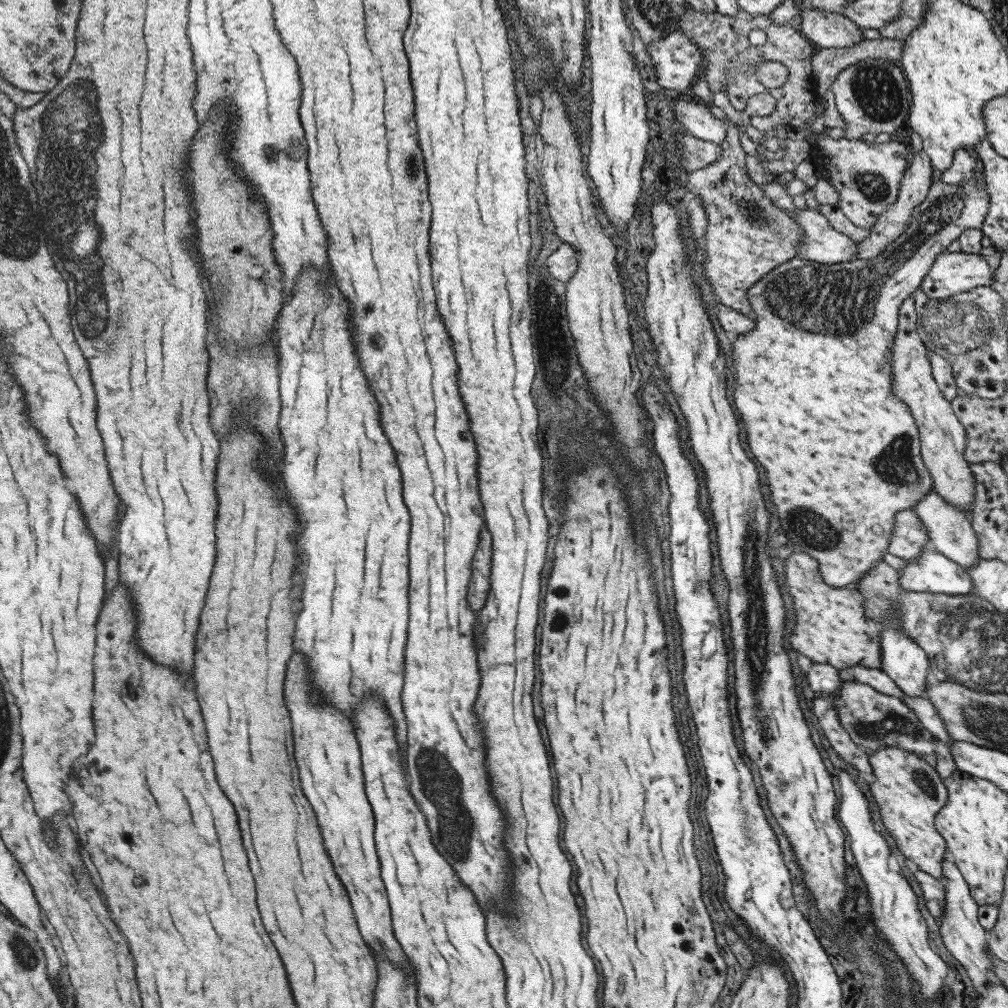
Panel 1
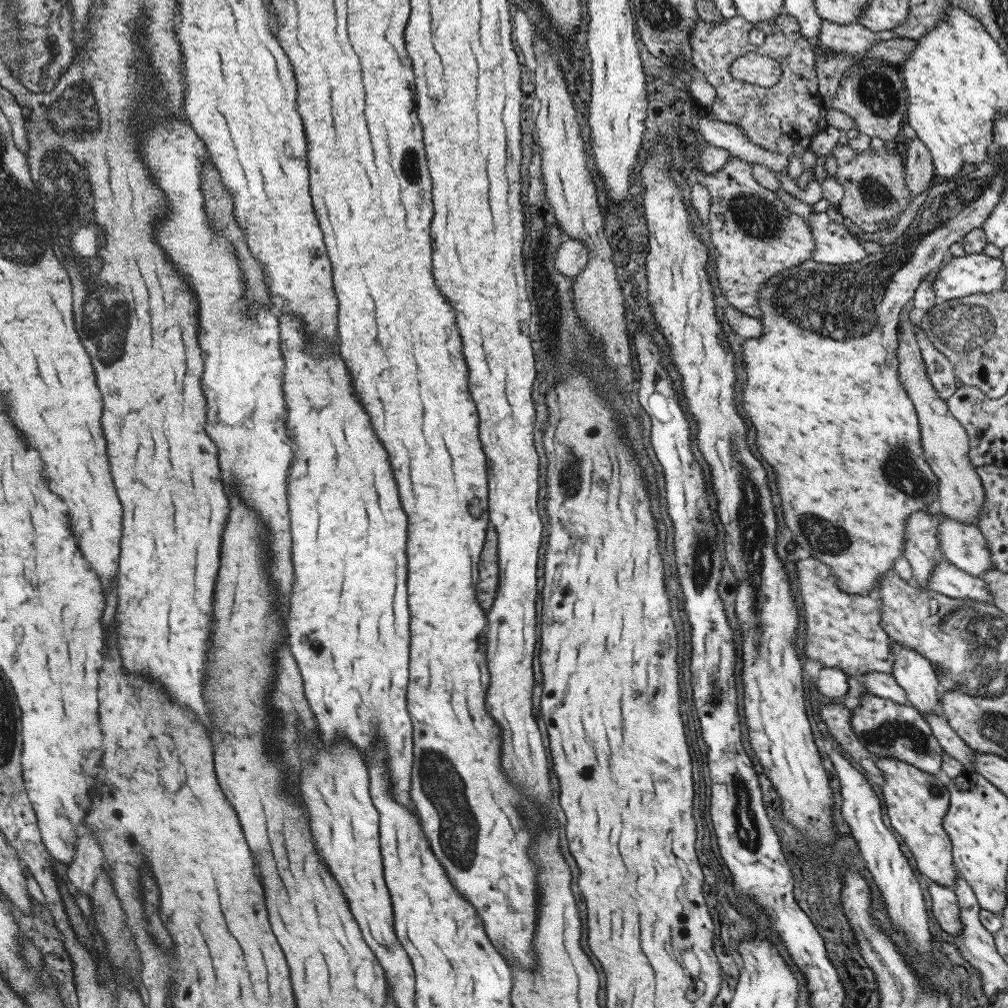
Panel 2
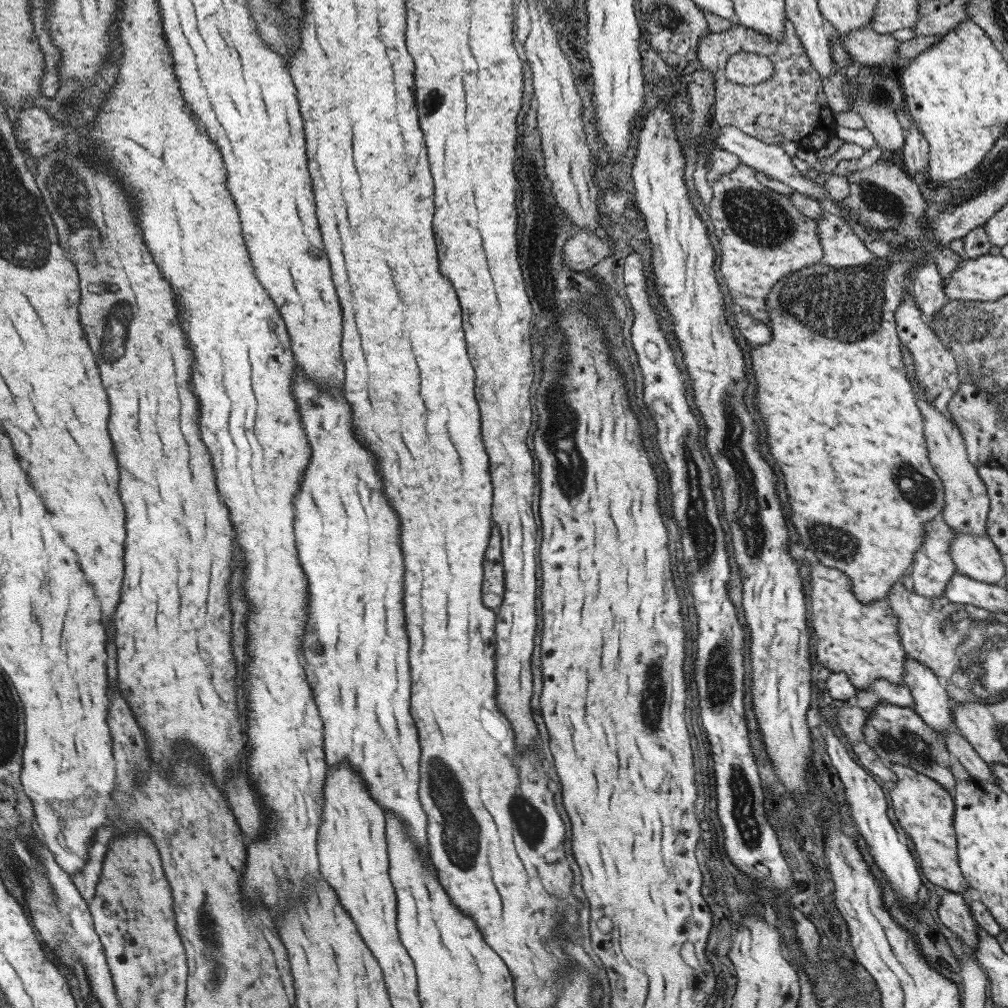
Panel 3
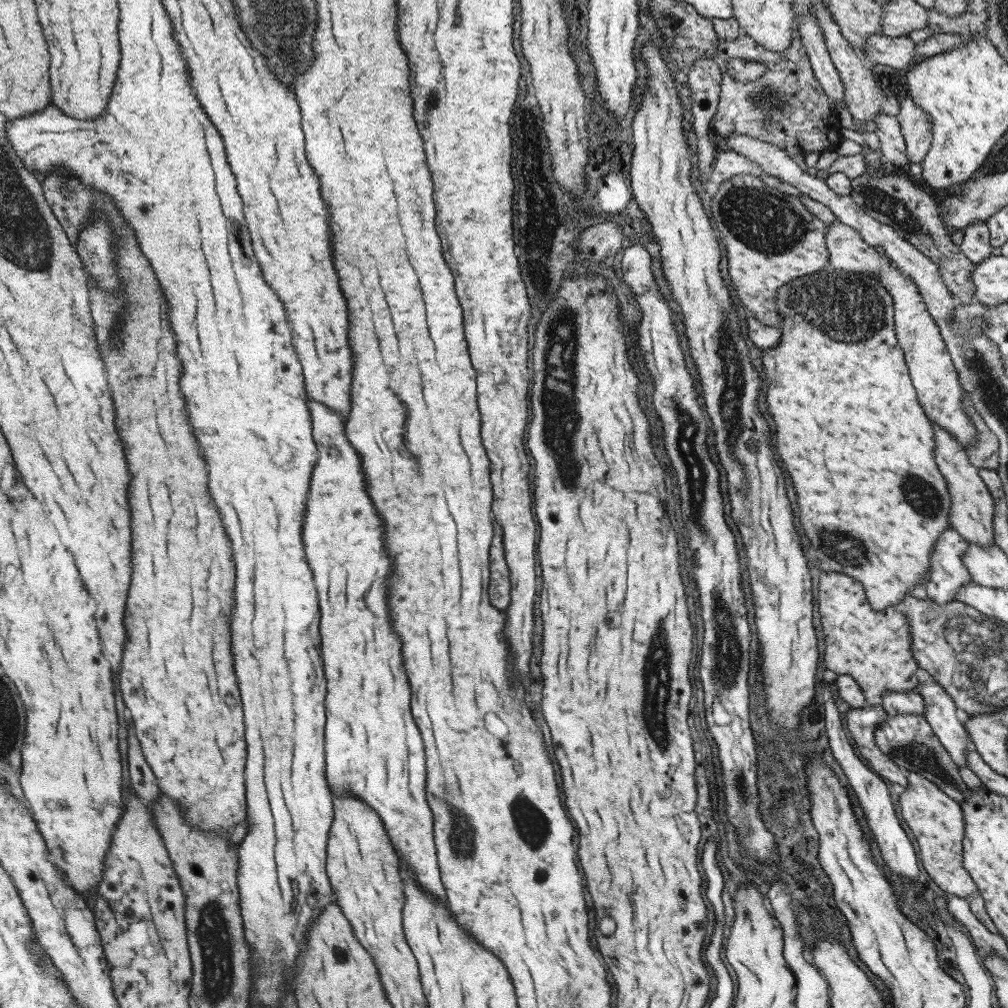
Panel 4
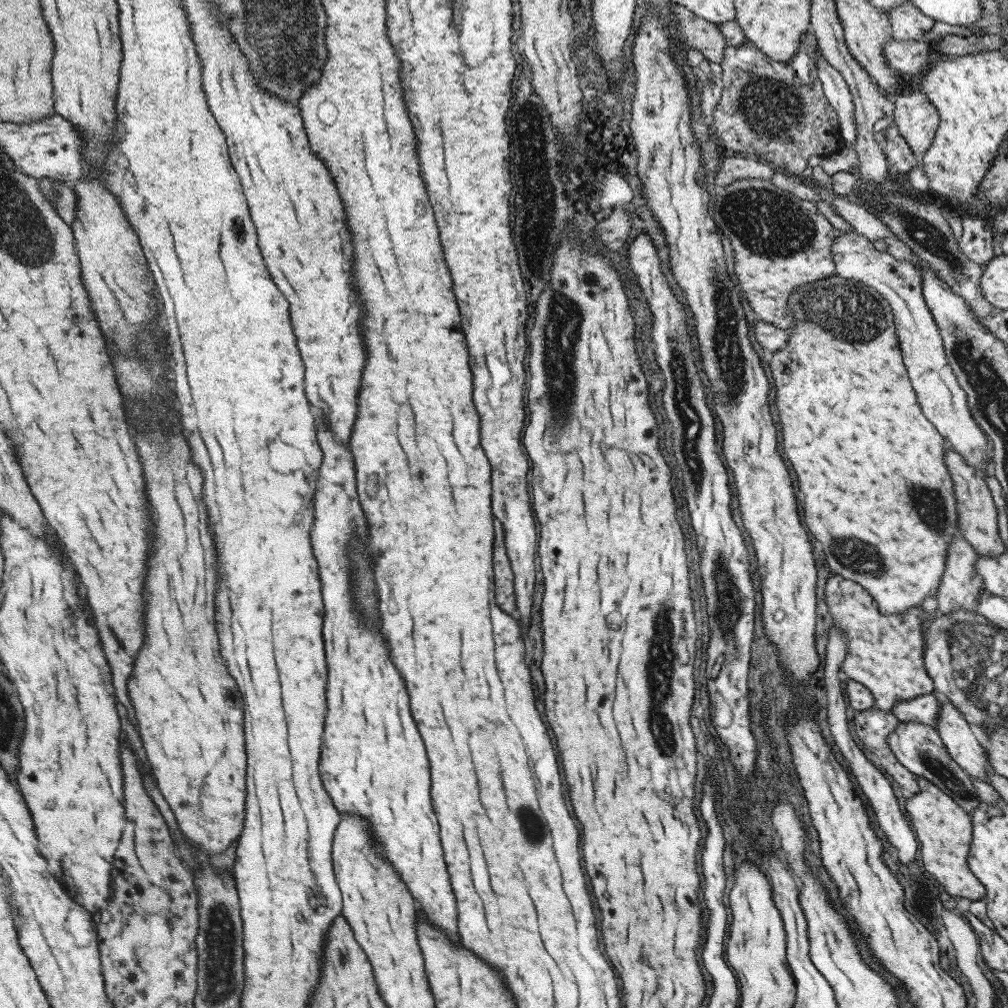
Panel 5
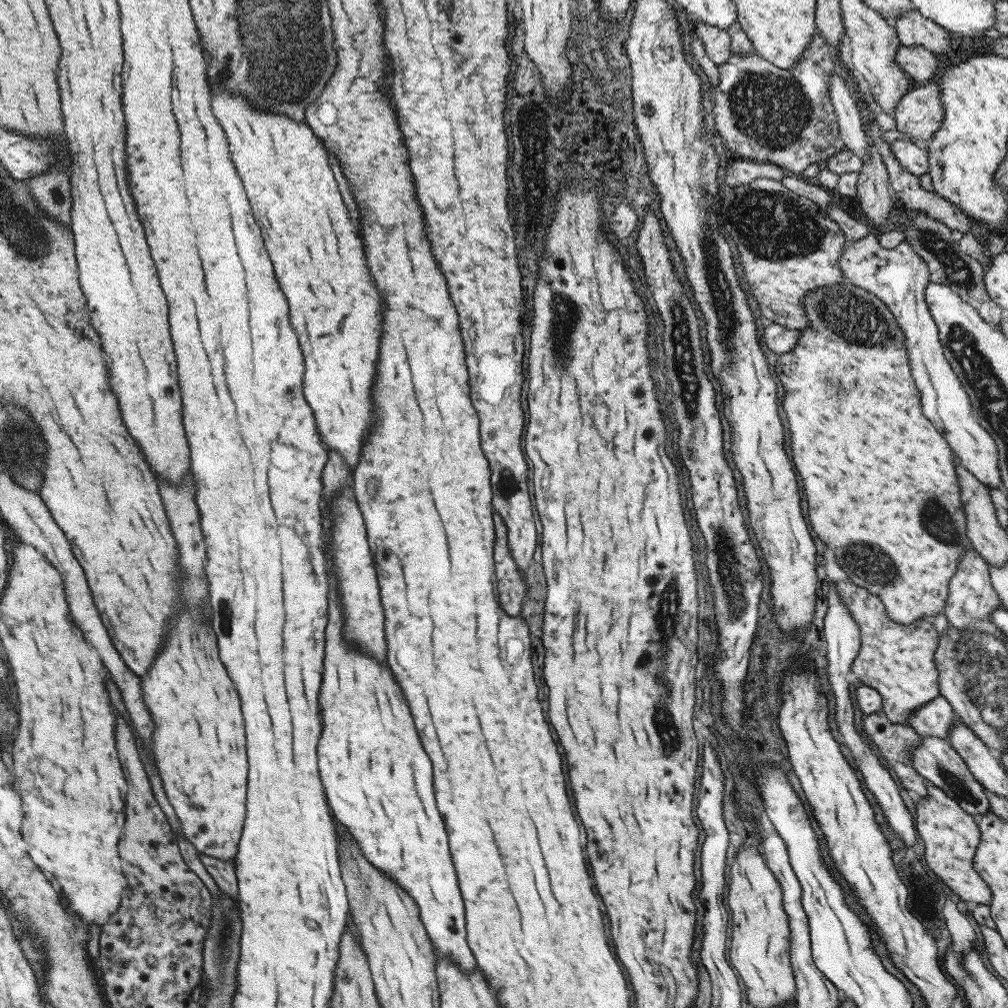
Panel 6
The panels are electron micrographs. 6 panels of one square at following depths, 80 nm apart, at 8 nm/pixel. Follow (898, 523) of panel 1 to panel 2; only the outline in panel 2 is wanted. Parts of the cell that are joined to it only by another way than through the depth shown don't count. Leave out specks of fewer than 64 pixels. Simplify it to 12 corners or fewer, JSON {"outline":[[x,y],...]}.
{"outline":[[912,512],[905,522],[902,556],[915,587],[939,559],[939,516]]}

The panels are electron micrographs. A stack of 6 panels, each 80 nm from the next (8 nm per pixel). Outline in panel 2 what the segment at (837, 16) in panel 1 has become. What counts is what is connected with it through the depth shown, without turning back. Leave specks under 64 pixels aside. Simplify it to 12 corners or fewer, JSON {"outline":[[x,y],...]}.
{"outline":[[820,19],[825,50],[865,58],[879,42],[858,22],[840,25]]}

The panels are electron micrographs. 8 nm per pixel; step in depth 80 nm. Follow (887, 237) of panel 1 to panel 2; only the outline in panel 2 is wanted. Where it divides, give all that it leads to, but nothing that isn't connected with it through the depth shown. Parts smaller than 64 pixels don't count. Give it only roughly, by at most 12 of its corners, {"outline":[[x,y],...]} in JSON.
{"outline":[[917,137],[904,156],[904,183],[917,196],[936,178],[929,151]]}

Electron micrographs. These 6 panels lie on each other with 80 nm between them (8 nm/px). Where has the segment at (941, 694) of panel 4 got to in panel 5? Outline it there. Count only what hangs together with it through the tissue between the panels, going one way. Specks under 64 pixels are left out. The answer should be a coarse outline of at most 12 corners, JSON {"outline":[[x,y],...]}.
{"outline":[[939,699],[936,734],[949,757],[989,785],[985,750],[961,714]]}

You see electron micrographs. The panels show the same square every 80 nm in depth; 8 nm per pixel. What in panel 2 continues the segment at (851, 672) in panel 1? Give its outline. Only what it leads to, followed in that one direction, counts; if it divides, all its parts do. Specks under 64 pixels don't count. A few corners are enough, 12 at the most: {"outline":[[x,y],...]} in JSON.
{"outline":[[889,673],[847,676],[840,699],[853,709],[861,693],[907,704],[904,690]]}

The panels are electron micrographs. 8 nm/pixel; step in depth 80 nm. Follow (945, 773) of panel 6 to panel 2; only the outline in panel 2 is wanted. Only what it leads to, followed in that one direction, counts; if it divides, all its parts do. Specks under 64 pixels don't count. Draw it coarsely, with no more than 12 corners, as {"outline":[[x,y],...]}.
{"outline":[[861,693],[849,727],[873,758],[942,778],[943,750],[909,704]]}

